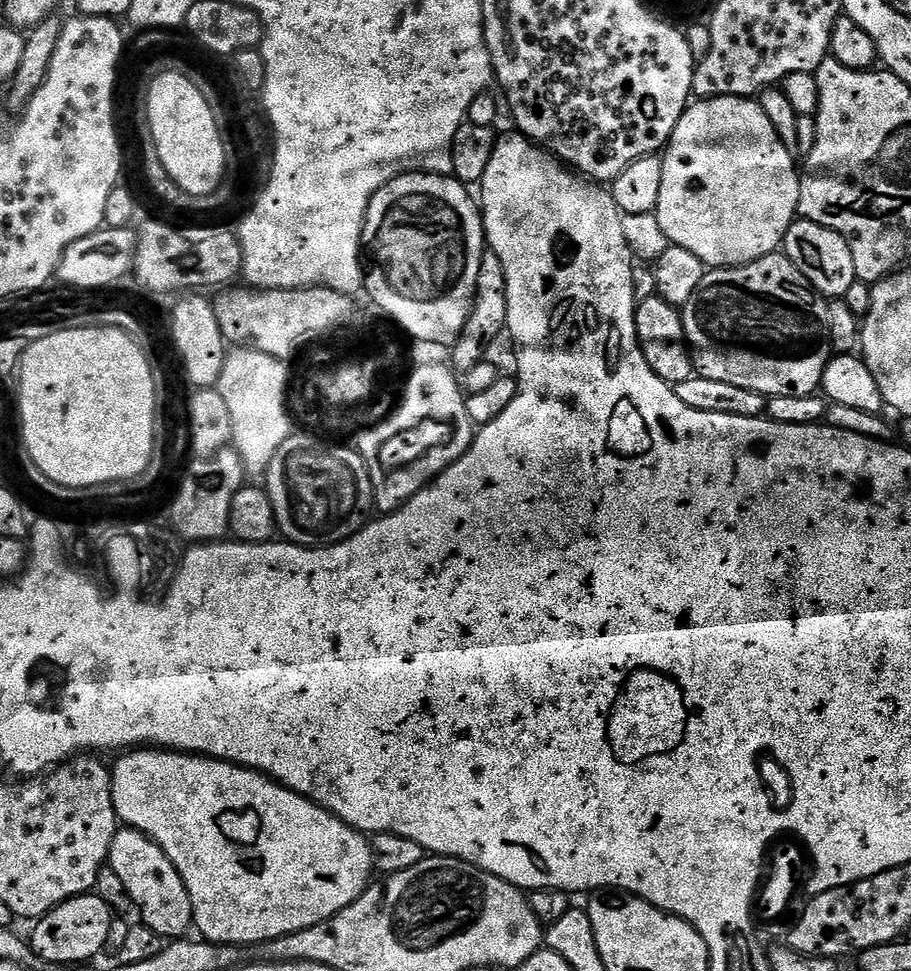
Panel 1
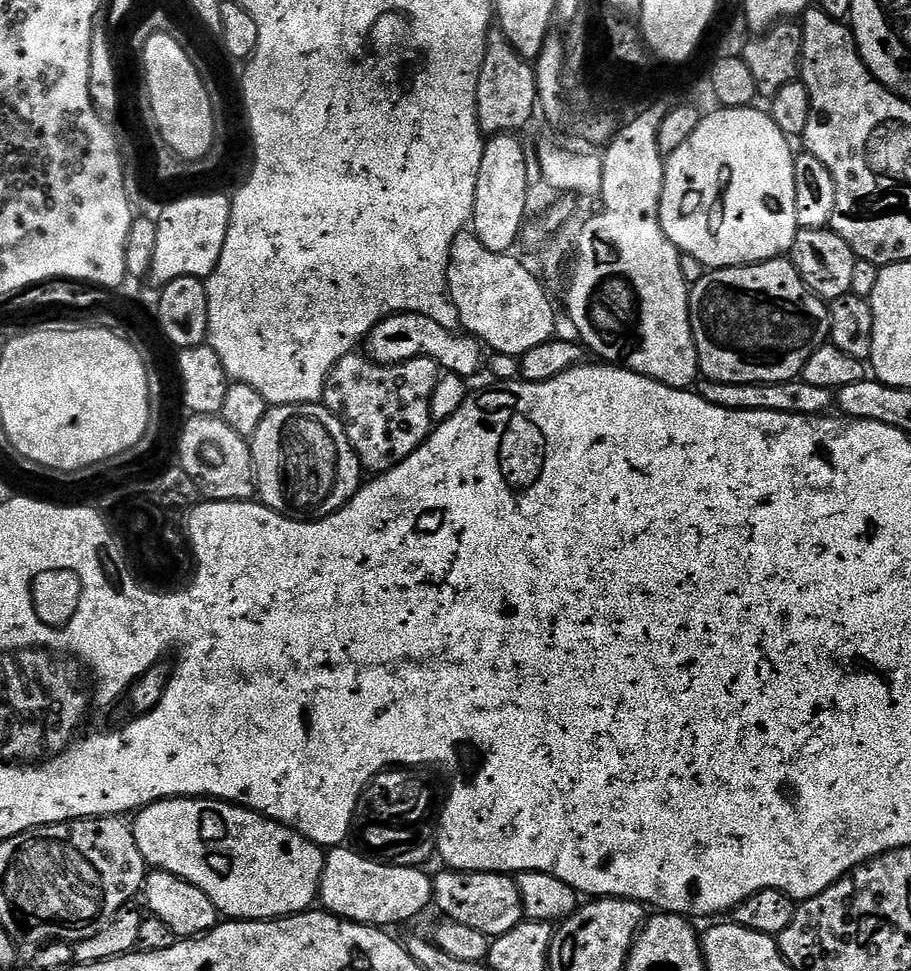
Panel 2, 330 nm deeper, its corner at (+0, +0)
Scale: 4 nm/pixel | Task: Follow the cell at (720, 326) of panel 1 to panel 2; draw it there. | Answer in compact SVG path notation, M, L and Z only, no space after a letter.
M777 258L767 260L761 264L744 264L741 268L718 268L705 271L702 282L691 285L688 293L688 309L690 310L690 322L694 342L700 359L700 370L703 379L714 382L726 382L727 384L777 384L787 380L797 379L803 373L806 362L810 362L810 354L818 350L822 345L829 343L830 322L828 321L828 304L804 285L798 270L793 266L791 259Z

